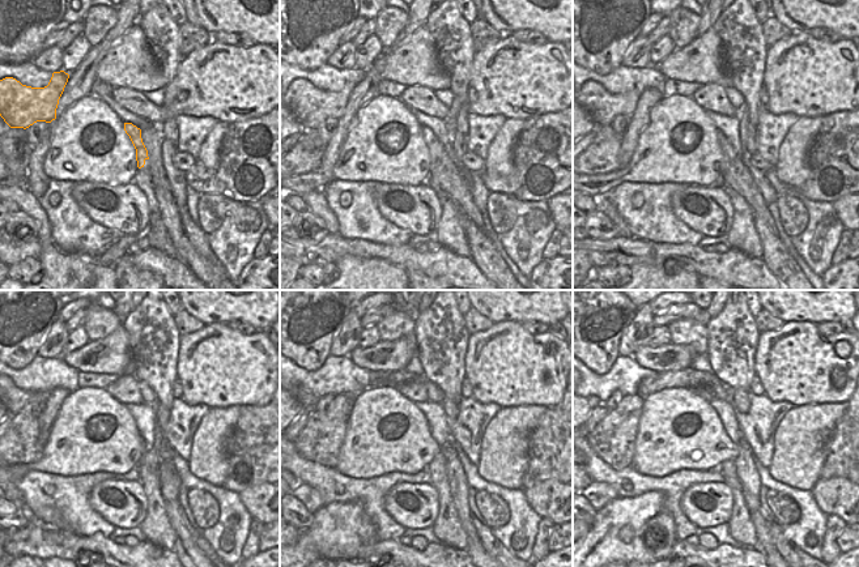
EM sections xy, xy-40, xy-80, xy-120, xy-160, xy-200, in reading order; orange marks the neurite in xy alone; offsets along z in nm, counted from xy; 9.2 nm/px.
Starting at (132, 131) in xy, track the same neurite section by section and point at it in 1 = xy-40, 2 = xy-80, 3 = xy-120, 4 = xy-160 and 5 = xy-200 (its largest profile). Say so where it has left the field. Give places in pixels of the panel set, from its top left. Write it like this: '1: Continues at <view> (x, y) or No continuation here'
1: Continues at xy-40 (459, 191)
2: Continues at xy-80 (751, 192)
3: Continues at xy-120 (202, 544)
4: Continues at xy-160 (494, 548)
5: Continues at xy-200 (791, 553)

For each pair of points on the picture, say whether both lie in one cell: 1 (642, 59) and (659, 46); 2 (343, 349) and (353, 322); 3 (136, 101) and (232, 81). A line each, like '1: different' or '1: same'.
1: different
2: same
3: same

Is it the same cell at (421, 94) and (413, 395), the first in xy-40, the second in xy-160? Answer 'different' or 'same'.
same

